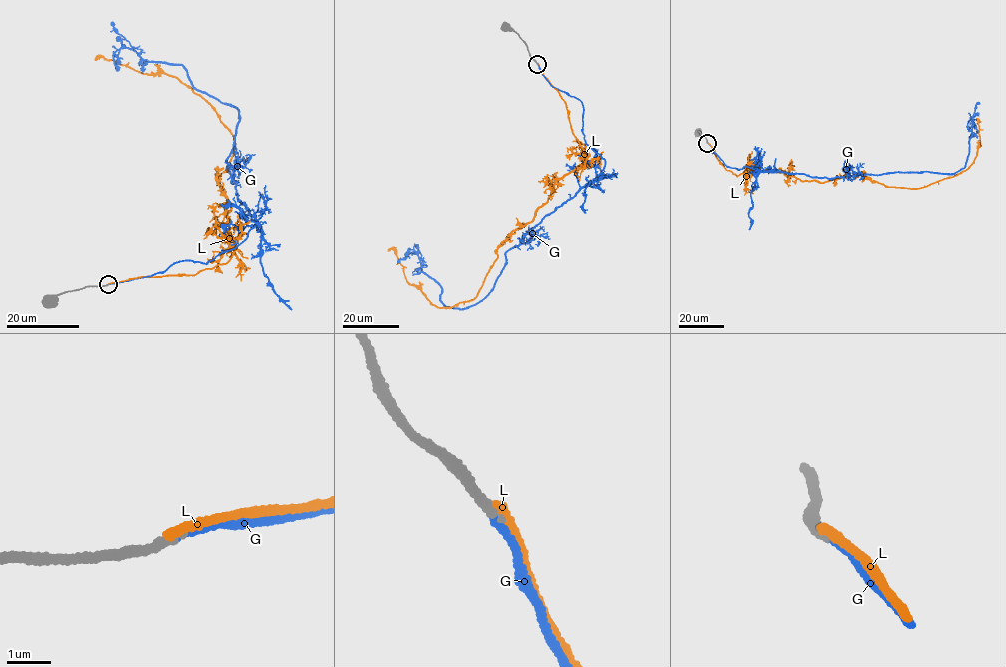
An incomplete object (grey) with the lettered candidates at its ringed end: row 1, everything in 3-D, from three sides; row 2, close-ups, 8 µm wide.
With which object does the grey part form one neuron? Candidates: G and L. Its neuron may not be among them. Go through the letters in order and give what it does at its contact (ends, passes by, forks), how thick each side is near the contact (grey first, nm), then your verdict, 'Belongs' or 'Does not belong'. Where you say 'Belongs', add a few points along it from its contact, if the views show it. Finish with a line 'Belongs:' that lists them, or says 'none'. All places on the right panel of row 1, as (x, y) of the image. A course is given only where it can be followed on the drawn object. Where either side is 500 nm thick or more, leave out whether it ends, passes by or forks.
G: It ends there. Thickness 200 nm (grey) against 190 nm. Belongs. Its course: (707, 143), (726, 165), (738, 170), (745, 166), (830, 179), (952, 174), (965, 166), (971, 118), (976, 133)
L: It ends there. Thickness 240 nm (grey) against 240 nm. Does not belong
Belongs: G

